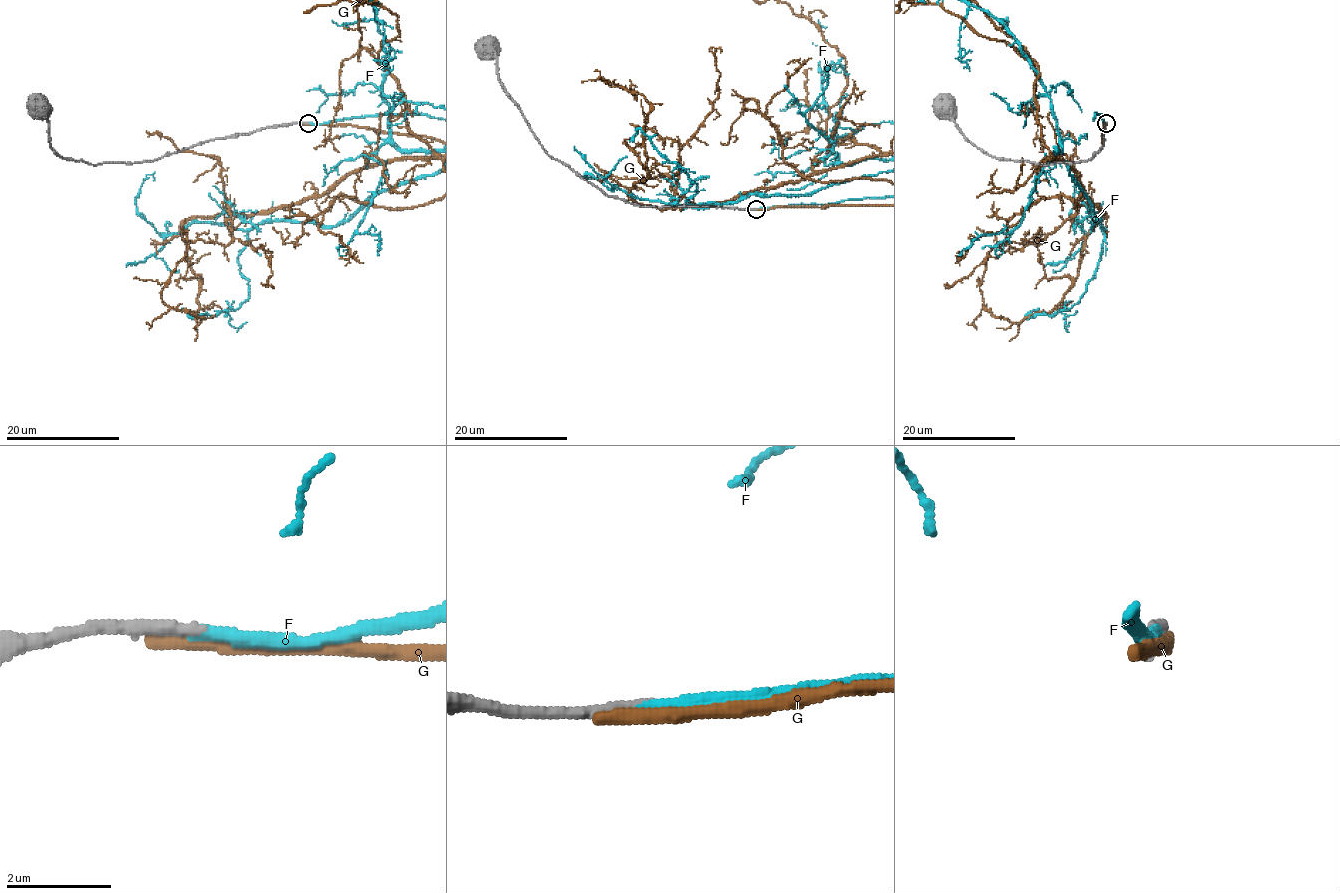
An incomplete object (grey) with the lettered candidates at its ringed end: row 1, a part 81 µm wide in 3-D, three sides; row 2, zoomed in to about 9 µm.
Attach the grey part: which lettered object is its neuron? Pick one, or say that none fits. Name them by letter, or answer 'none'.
F

